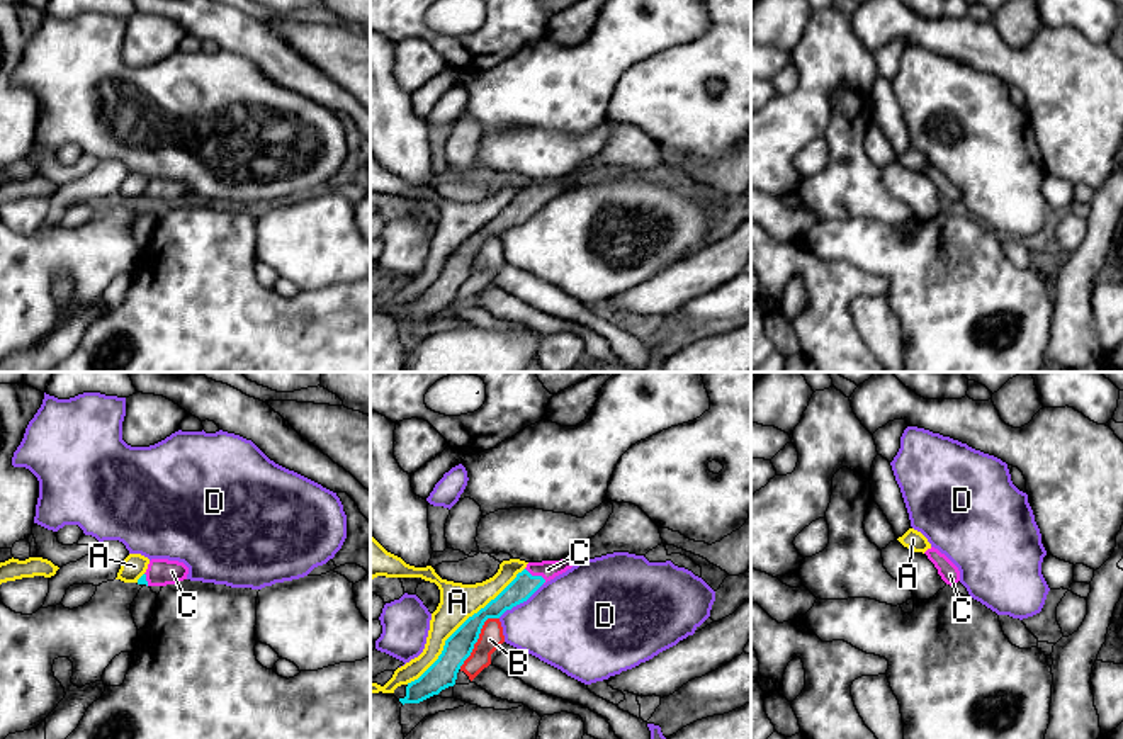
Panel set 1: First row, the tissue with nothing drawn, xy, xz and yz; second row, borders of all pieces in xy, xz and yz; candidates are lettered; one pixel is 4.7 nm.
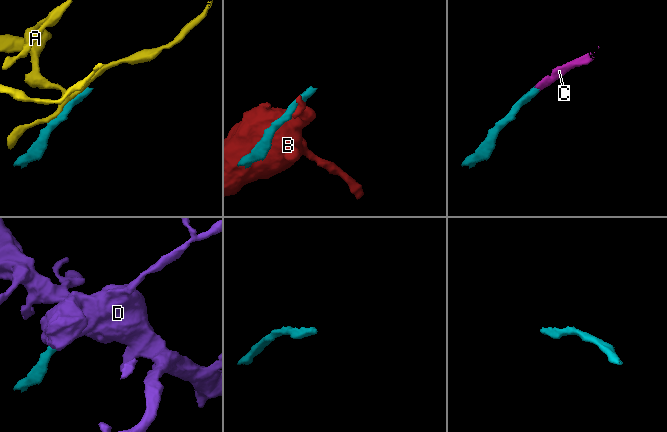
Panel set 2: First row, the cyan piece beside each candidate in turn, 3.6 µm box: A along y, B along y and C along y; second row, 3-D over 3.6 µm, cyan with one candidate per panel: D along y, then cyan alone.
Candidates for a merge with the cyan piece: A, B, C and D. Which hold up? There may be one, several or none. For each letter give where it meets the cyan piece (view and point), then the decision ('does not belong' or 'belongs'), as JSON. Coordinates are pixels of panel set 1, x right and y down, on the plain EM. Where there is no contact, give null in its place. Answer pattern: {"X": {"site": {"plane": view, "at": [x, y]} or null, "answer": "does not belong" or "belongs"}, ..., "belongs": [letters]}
{"A": {"site": {"plane": "xz", "at": [461, 245]}, "answer": "does not belong"}, "B": {"site": {"plane": "xz", "at": [478, 257]}, "answer": "does not belong"}, "C": {"site": {"plane": "xz", "at": [536, 196]}, "answer": "belongs"}, "D": {"site": {"plane": "xz", "at": [520, 221]}, "answer": "does not belong"}, "belongs": ["C"]}

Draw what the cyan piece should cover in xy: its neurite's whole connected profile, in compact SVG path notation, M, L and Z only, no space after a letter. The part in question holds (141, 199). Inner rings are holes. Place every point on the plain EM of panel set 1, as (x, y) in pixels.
M151 178L138 204L166 206L187 199L189 187L178 180Z

